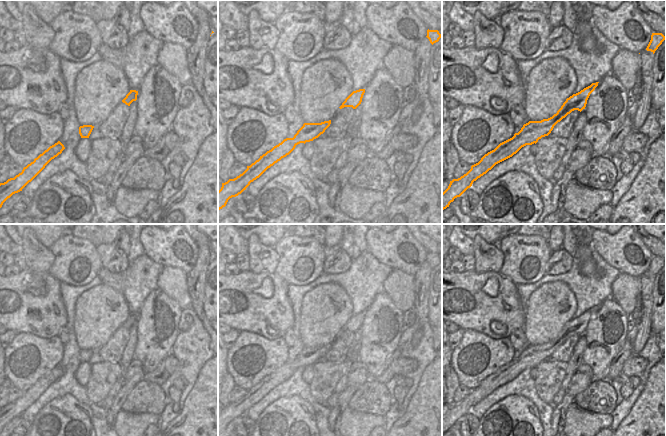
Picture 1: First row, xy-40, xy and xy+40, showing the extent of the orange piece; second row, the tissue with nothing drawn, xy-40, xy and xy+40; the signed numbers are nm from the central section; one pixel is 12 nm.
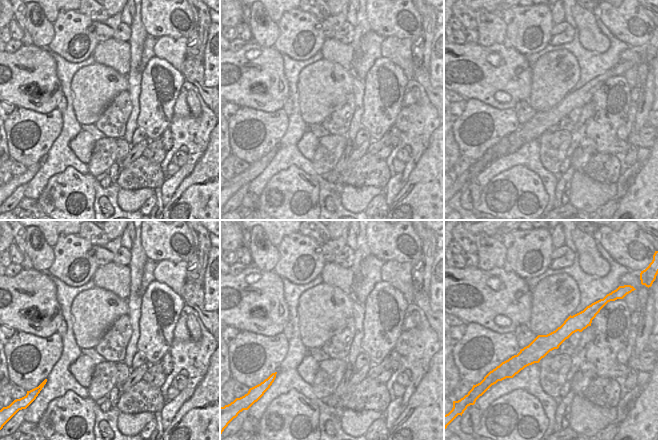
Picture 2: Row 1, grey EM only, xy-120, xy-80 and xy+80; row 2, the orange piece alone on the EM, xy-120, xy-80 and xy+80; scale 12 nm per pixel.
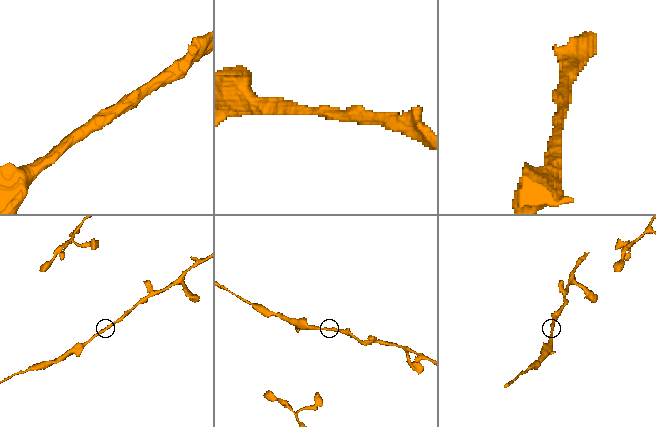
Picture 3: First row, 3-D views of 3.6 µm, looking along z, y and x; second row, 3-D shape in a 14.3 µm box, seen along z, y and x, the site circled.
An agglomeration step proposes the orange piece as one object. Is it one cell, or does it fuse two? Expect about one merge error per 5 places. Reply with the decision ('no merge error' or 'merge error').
no merge error

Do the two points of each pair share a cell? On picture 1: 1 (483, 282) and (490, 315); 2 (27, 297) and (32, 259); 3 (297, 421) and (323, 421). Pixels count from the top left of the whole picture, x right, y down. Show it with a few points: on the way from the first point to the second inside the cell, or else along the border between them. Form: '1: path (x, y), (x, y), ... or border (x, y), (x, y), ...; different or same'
1: path (483, 290), (483, 298), (490, 307); same
2: border (26, 267), (34, 272), (47, 273); different
3: border (306, 400), (314, 411), (317, 425); different

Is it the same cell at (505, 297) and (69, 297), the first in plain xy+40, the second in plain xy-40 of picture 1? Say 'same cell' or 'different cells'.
different cells

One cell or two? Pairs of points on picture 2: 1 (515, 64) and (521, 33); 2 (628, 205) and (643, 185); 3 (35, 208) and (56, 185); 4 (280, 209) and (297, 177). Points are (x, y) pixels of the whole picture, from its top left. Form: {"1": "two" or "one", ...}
{"1": "two", "2": "one", "3": "two", "4": "one"}

